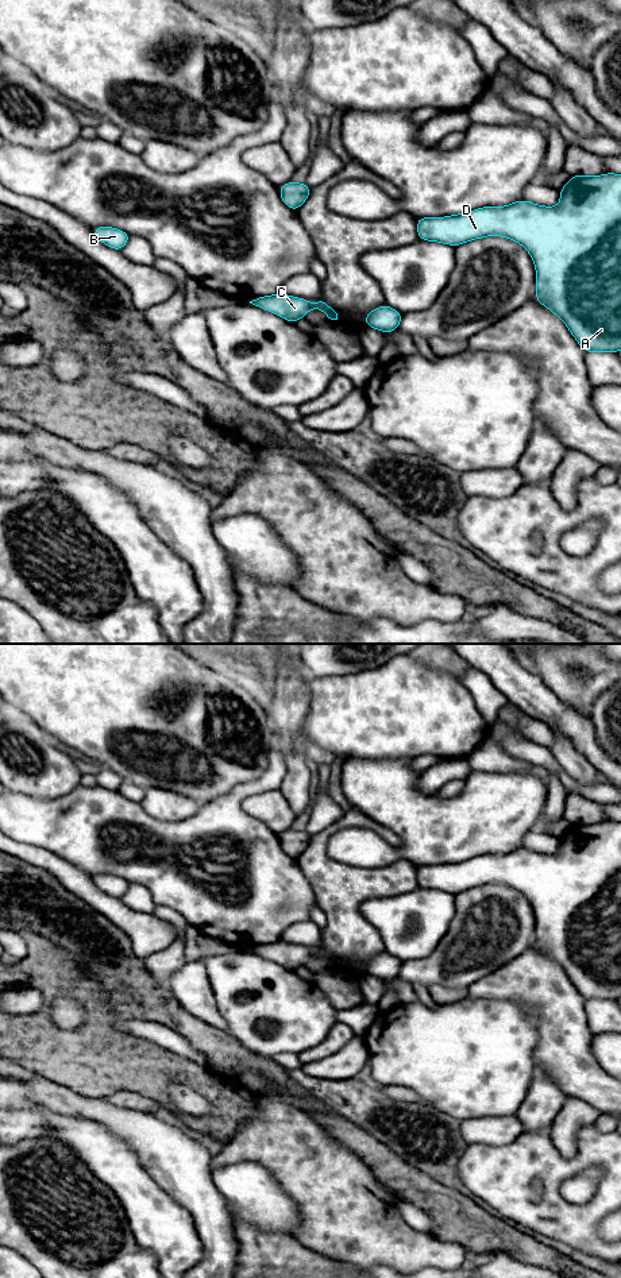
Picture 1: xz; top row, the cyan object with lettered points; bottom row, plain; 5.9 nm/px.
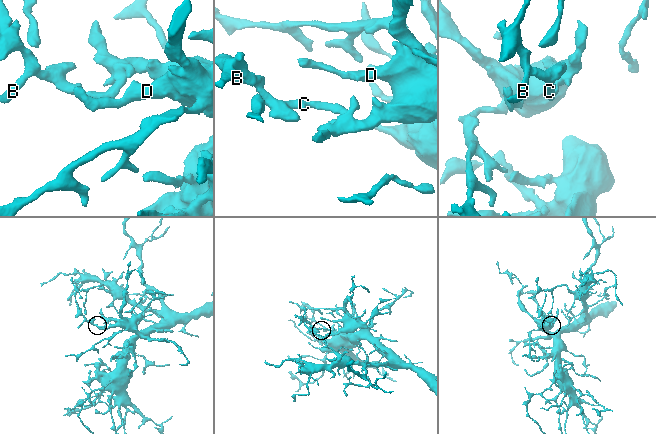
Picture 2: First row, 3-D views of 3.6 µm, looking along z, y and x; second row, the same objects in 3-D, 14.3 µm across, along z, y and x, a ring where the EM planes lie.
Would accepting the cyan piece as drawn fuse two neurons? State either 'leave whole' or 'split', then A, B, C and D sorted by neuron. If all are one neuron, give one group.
leave whole; groups A B C D

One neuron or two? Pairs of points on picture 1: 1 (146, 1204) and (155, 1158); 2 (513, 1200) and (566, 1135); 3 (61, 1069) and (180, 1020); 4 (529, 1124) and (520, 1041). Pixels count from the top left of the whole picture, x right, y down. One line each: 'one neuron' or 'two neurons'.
1: two neurons
2: two neurons
3: two neurons
4: two neurons

